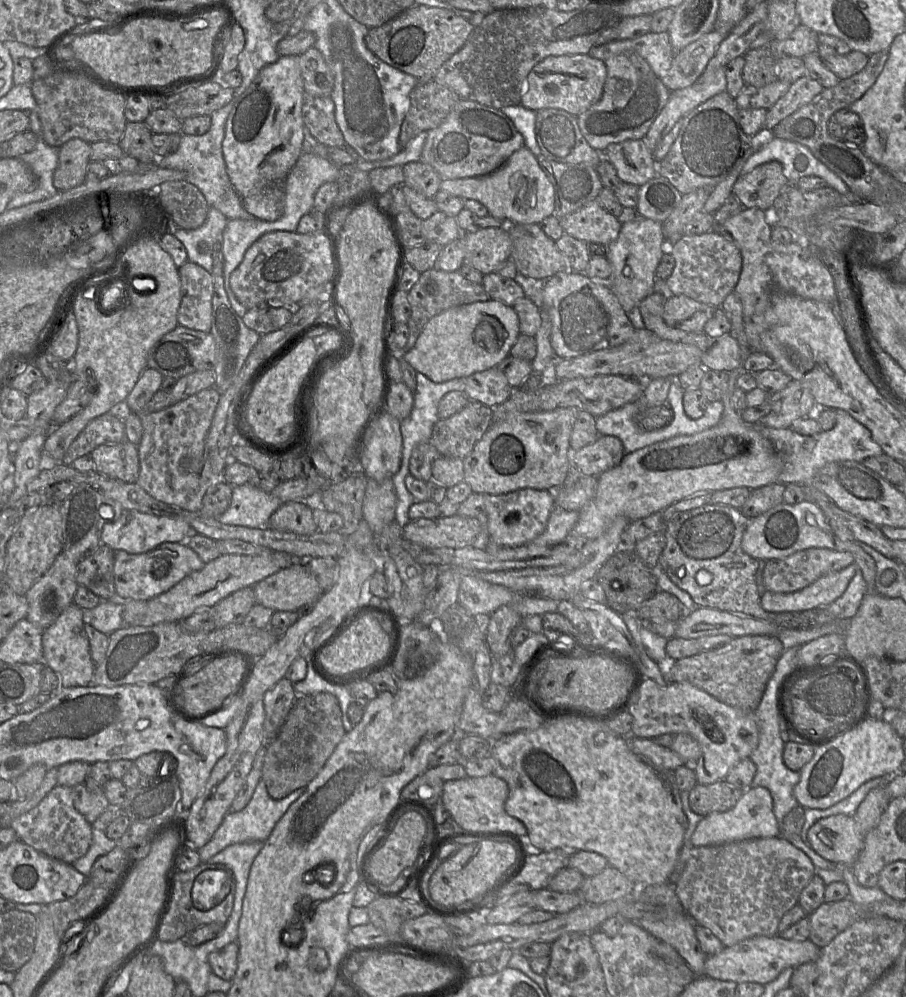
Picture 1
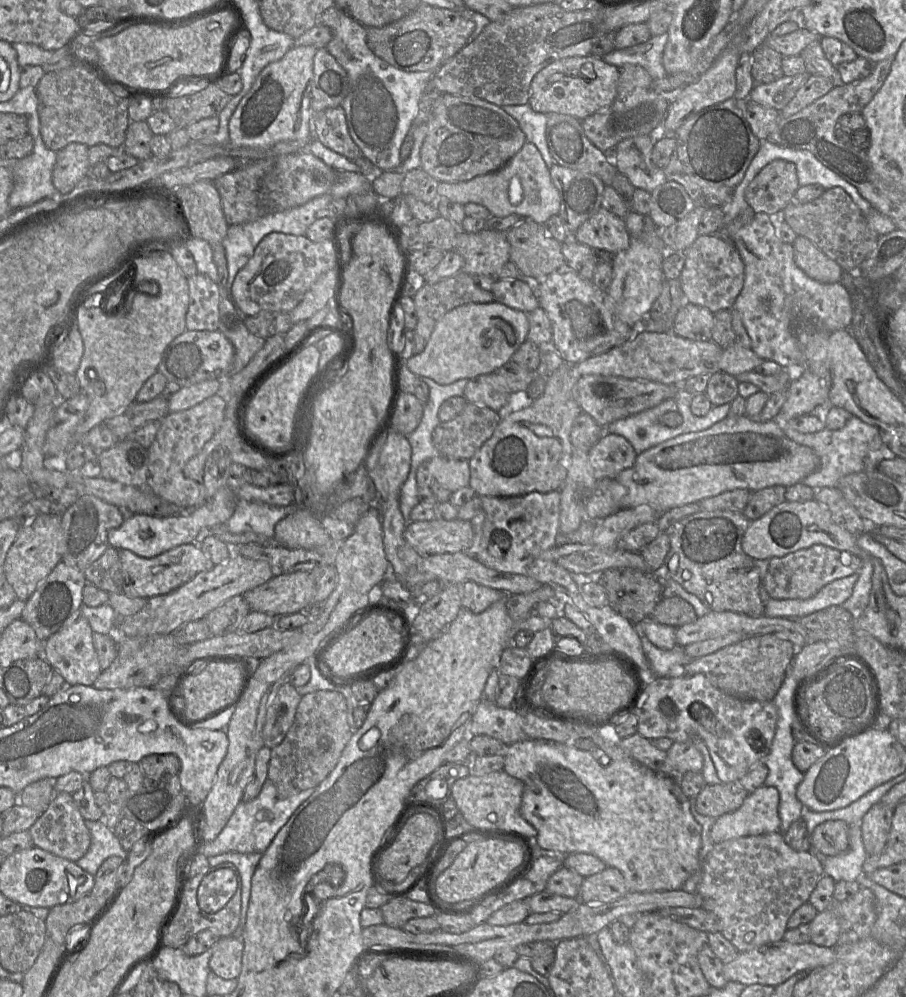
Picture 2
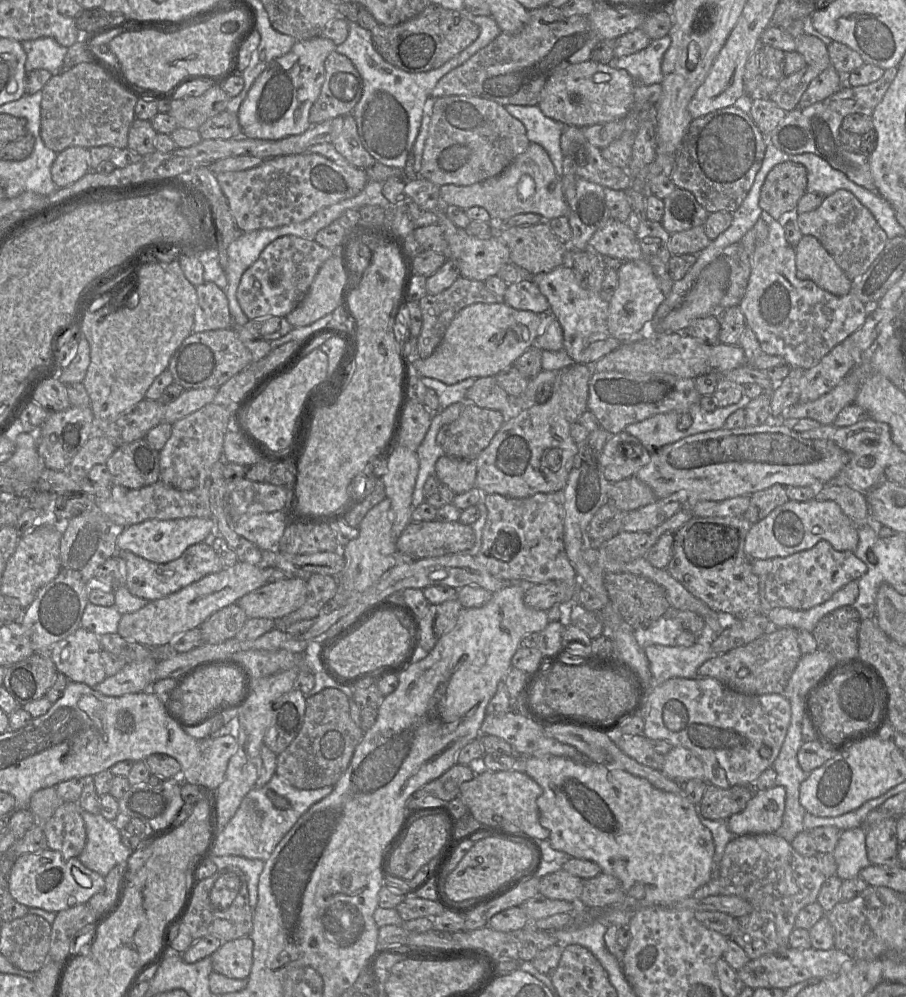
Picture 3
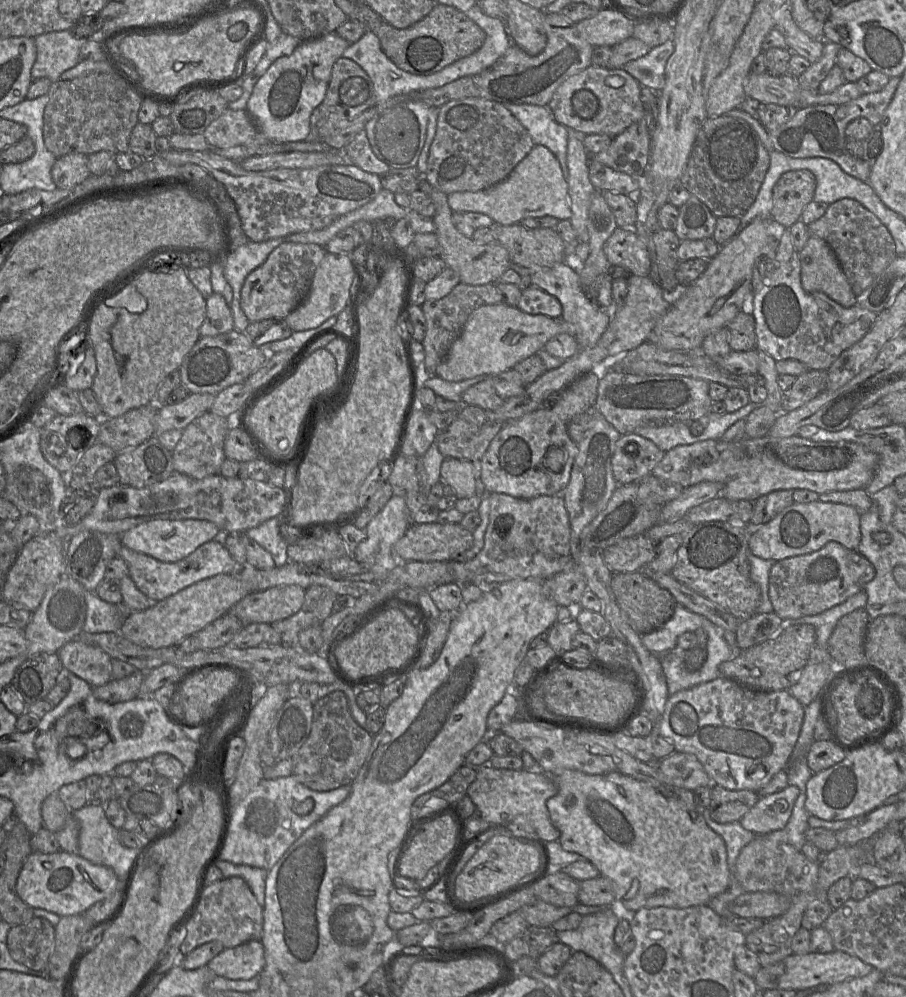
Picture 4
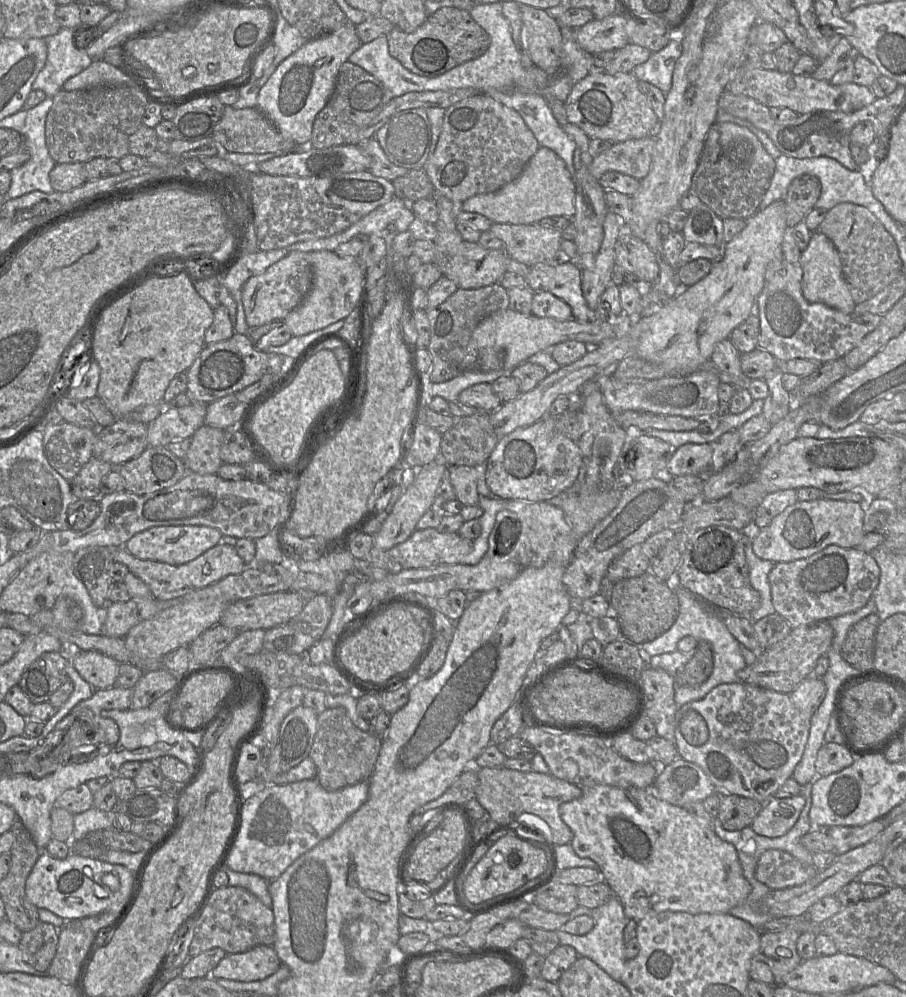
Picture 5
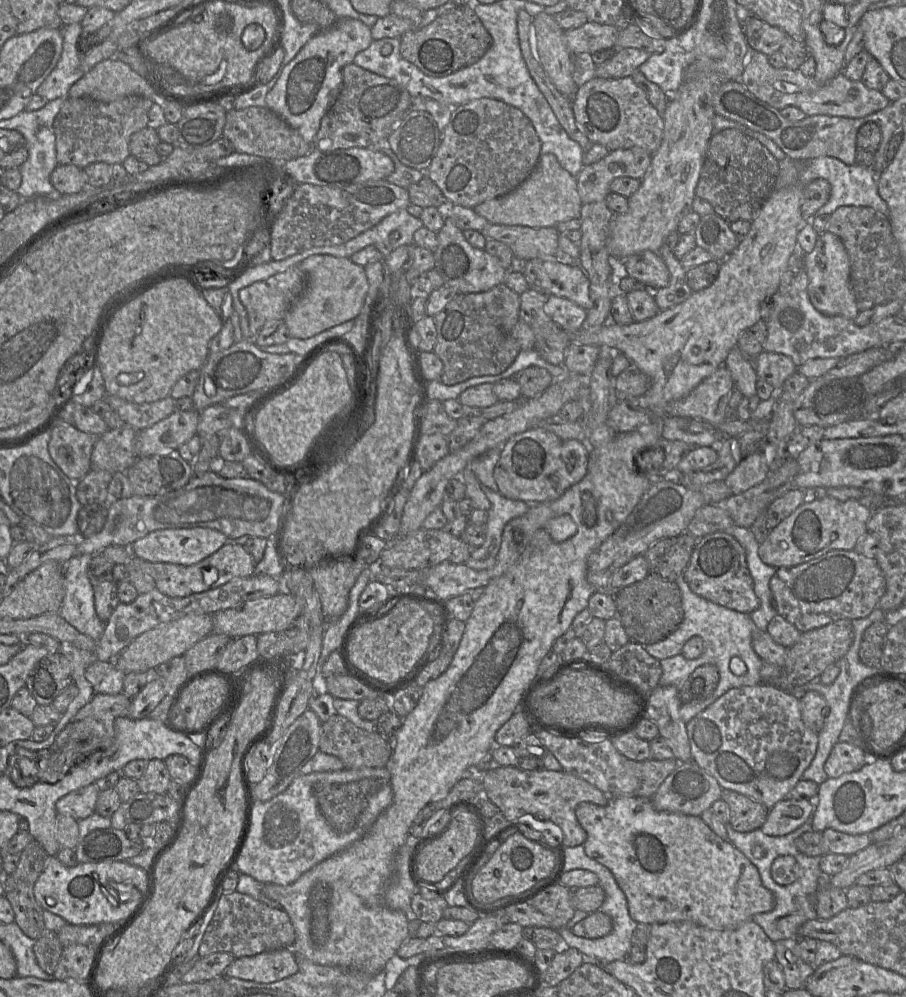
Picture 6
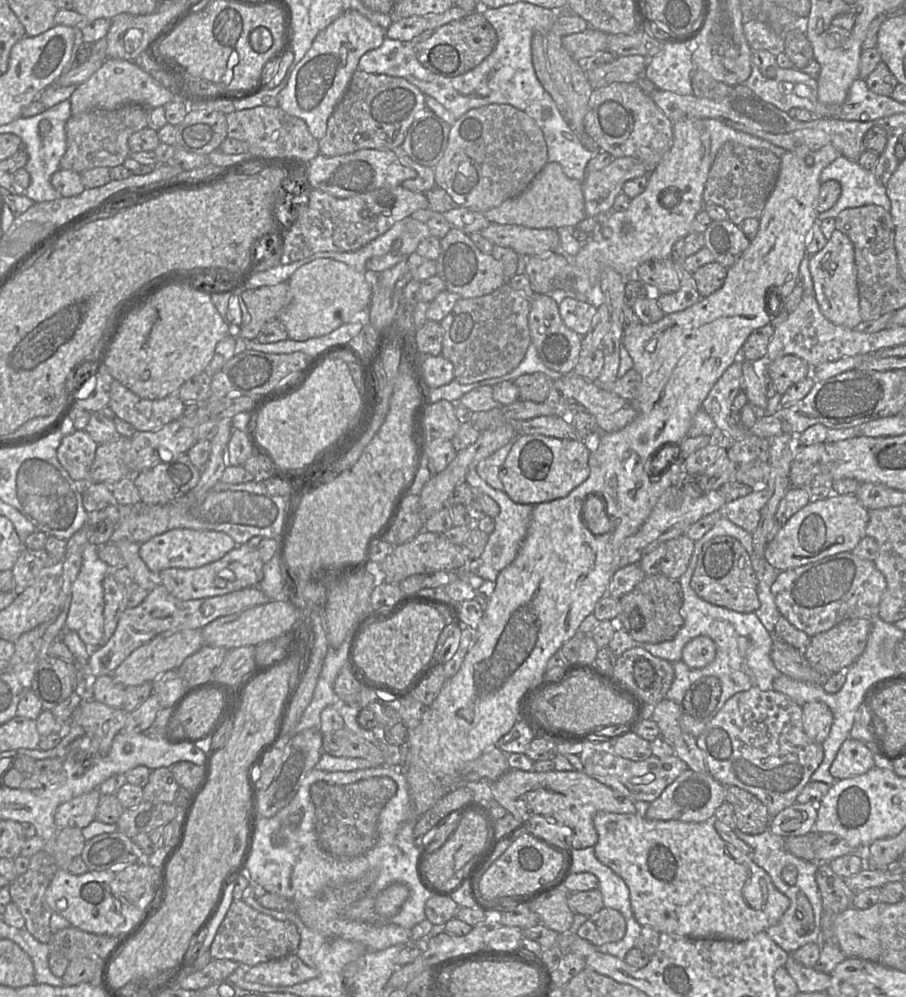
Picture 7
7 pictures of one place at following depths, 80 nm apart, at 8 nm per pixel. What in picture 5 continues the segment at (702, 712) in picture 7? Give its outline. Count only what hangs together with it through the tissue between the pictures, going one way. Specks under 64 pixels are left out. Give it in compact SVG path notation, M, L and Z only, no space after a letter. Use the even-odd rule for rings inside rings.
M698 641L690 660L675 675L676 684L697 687L704 683L713 671L713 652L707 641Z

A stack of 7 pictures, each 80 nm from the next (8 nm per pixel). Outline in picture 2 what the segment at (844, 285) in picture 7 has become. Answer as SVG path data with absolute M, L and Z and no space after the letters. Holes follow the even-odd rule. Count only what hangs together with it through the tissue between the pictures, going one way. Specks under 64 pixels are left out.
M797 236L794 247L796 265L810 278L821 283L840 282L843 269L814 243L804 236Z

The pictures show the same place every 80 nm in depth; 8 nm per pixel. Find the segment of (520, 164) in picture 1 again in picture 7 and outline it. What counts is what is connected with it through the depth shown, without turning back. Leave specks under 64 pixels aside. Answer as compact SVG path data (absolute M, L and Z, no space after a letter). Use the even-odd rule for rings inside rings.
M548 161L524 192L484 212L484 215L496 224L523 225L535 229L576 227L587 217L582 182L568 177L559 163Z

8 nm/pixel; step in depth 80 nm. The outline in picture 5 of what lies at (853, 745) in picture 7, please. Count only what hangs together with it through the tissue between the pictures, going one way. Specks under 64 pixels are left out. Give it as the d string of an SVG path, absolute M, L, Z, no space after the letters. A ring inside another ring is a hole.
M824 743L817 753L815 769L818 776L828 776L853 764L857 752L844 743Z

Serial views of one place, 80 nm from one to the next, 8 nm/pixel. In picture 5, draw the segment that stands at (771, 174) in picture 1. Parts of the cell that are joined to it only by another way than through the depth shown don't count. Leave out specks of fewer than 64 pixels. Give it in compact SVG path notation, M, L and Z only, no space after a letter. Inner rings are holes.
M803 174L791 182L783 198L788 228L804 222L808 213L815 207L820 195L821 183L816 176Z

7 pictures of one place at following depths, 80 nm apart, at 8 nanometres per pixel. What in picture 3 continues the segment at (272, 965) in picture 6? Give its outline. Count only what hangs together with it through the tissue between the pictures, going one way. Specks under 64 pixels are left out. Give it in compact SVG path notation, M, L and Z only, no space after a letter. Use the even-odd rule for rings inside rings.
M245 936L223 942L211 955L213 970L232 979L247 979L253 964L253 940Z

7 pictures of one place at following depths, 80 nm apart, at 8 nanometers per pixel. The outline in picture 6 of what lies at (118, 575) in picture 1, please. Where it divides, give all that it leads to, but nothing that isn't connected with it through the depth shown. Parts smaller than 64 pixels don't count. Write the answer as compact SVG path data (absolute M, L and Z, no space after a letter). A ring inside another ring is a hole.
M227 542L215 553L190 566L143 560L132 556L131 546L109 546L101 550L101 553L113 564L134 563L153 578L157 590L170 597L185 597L219 587L233 578L252 576L257 564L244 546L237 542Z

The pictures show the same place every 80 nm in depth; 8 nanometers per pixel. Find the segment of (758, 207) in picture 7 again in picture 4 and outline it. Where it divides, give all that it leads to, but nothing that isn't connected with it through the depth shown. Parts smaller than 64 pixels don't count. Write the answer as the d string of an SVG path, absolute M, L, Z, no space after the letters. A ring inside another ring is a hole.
M726 114L708 117L699 129L679 185L703 202L716 218L741 217L755 202L769 167L770 154L747 122Z

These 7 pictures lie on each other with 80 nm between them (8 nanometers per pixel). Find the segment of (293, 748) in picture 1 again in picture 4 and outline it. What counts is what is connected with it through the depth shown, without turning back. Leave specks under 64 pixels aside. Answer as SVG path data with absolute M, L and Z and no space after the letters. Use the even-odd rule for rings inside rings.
M331 692L313 704L310 734L298 752L289 758L292 761L292 776L315 791L351 785L368 757L372 741L373 736L352 718L345 694Z

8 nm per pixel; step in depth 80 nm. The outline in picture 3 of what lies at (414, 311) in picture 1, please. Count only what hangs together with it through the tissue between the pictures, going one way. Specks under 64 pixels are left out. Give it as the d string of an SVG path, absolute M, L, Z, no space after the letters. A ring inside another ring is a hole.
M462 276L457 278L449 288L441 293L435 295L426 294L418 302L423 318L422 329L417 337L419 357L425 359L433 353L440 344L451 321L463 308L475 303L501 302L503 302L503 298L488 290L483 281L470 280Z

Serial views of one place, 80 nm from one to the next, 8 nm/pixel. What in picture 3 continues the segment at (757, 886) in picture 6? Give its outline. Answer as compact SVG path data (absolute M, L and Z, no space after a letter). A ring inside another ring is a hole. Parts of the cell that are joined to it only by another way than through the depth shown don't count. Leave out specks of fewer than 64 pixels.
M529 756L529 757L523 758L523 759L518 757L518 769L512 769L512 770L519 770L519 771L526 773L533 780L535 780L539 784L539 786L542 788L542 794L537 799L537 806L539 809L539 822L544 828L546 828L550 832L548 841L549 841L551 847L557 851L561 851L561 852L568 854L572 858L581 858L581 859L586 859L586 860L590 860L590 861L597 863L601 867L603 873L610 874L610 875L616 877L621 882L622 887L626 893L626 896L628 898L633 899L633 900L637 901L638 903L640 903L641 907L650 907L650 906L653 906L654 904L670 904L670 903L674 903L678 900L682 900L682 899L685 899L688 897L693 897L693 895L697 889L699 889L703 885L707 884L711 880L713 865L714 865L714 854L715 854L715 844L713 841L713 836L712 836L711 831L700 822L697 812L696 812L696 809L695 809L695 805L692 804L686 798L685 795L678 795L678 794L669 793L669 792L665 792L660 789L657 789L646 779L634 776L634 775L630 774L629 772L620 769L618 766L615 766L615 765L603 765L603 764L599 764L599 763L580 763L575 760L572 760L569 758L564 758L564 757L559 757L559 756L552 756L552 757Z

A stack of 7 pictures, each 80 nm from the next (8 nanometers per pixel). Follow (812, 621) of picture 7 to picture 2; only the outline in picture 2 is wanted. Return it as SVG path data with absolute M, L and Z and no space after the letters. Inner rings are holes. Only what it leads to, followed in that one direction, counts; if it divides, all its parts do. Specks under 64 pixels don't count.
M822 544L769 559L764 587L773 599L809 599L834 580L859 573L863 561L856 555Z

